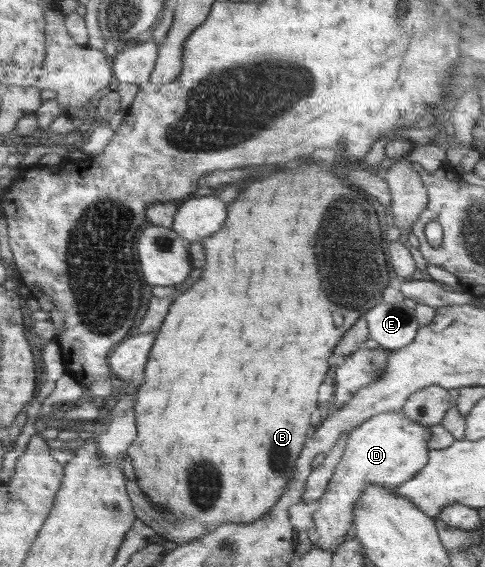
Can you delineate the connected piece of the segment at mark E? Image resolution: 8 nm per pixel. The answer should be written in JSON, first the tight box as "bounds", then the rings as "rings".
{"bounds":[365,302,418,351],"rings":[[[406,302],[378,304],[365,313],[369,330],[369,339],[380,344],[380,348],[385,351],[396,351],[409,346],[417,337],[418,319],[414,317],[414,309],[408,307]]]}

